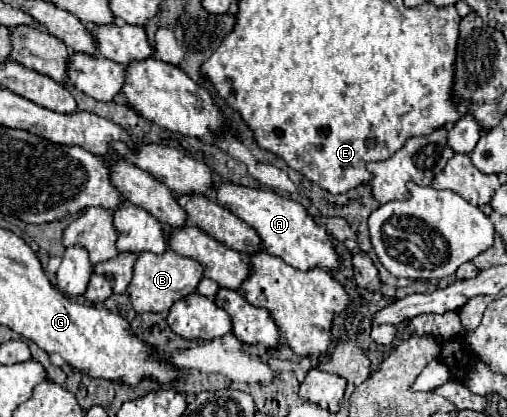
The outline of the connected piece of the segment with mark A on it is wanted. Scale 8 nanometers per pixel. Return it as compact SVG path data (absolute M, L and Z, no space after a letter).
M221 182L219 186L213 186L213 190L217 202L223 208L231 210L235 216L245 220L251 228L255 228L265 252L281 256L289 266L295 266L299 270L315 266L323 270L333 270L339 266L339 254L331 244L331 236L327 236L323 226L315 224L315 220L299 202L279 196L269 188L247 188L233 182Z

